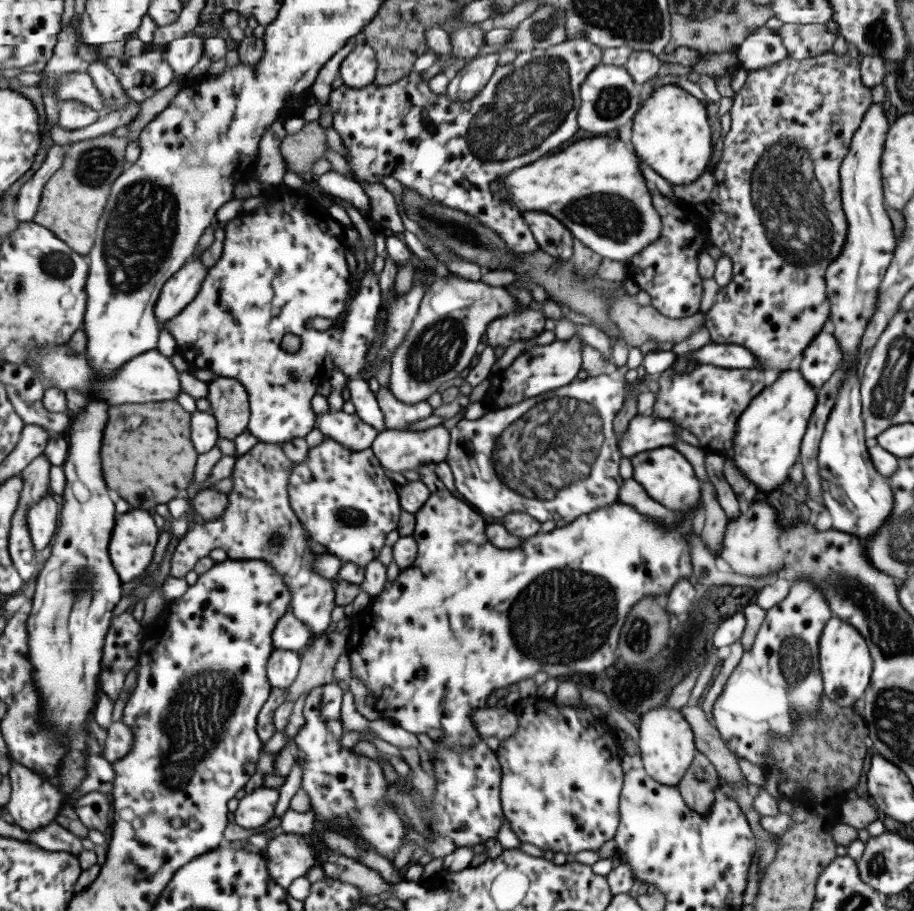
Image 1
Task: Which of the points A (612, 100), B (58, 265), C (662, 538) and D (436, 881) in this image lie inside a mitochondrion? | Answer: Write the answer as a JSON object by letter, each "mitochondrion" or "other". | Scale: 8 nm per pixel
{"A":"mitochondrion","B":"mitochondrion","C":"other","D":"other"}

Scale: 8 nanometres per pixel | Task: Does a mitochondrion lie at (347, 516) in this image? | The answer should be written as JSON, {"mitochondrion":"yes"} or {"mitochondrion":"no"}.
{"mitochondrion":"yes"}

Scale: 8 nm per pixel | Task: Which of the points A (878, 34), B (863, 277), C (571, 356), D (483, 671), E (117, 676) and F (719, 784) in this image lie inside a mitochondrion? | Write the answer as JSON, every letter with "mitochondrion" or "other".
{"A":"mitochondrion","B":"other","C":"other","D":"other","E":"other","F":"other"}

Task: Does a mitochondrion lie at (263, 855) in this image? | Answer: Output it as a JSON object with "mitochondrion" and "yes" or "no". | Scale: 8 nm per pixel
{"mitochondrion":"no"}

